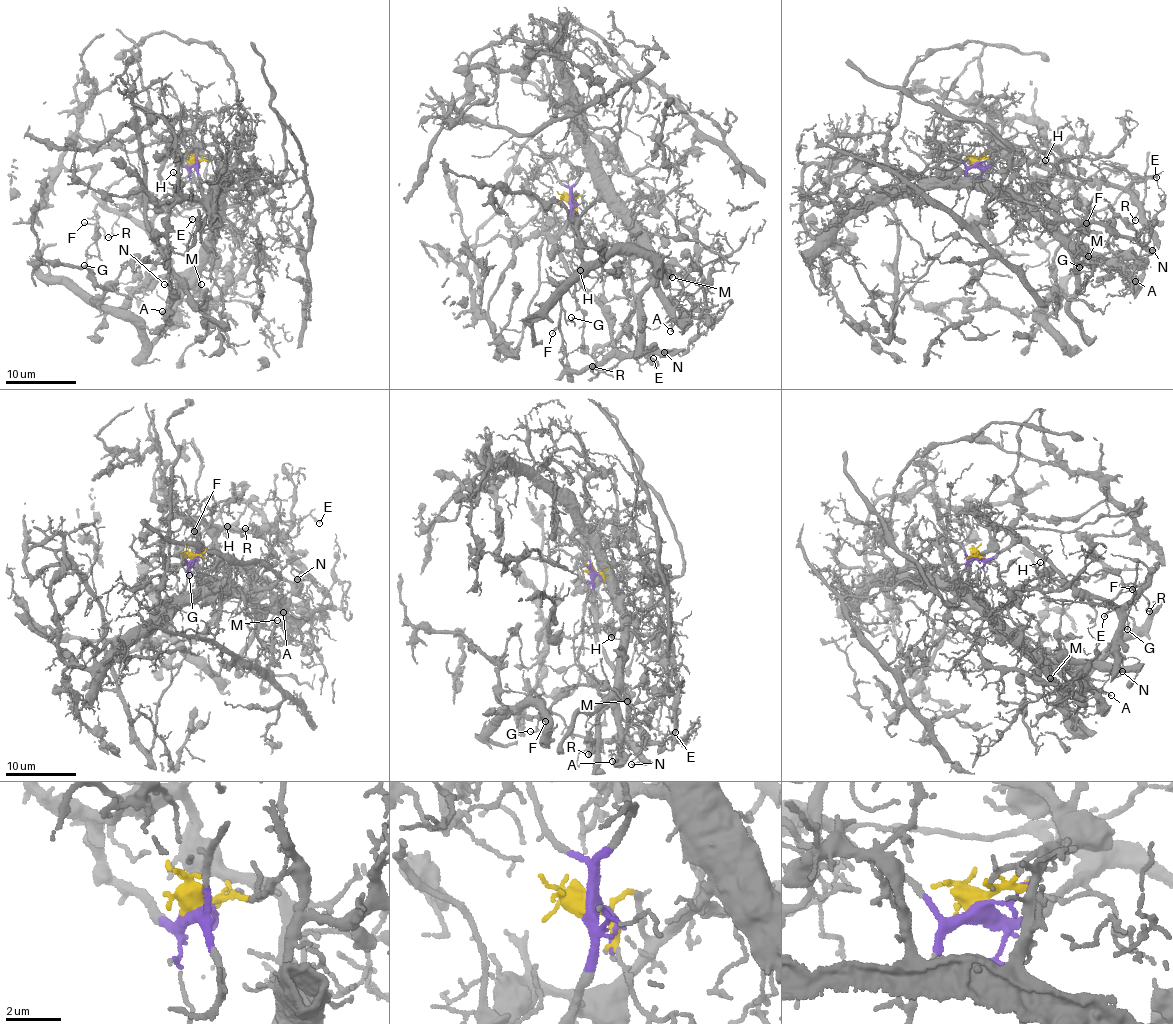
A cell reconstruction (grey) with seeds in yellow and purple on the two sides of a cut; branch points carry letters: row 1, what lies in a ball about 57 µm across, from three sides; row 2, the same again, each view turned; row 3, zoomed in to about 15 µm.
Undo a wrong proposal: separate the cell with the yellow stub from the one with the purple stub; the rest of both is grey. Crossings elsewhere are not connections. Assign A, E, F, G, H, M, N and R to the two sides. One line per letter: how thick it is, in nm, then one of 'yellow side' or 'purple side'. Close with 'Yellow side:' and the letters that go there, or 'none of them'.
A: 110 nm | yellow side
E: 160 nm | purple side
F: 130 nm | purple side
G: 130 nm | purple side
H: 140 nm | purple side
M: 100 nm | yellow side
N: 150 nm | purple side
R: 120 nm | purple side
Yellow side: A, M

